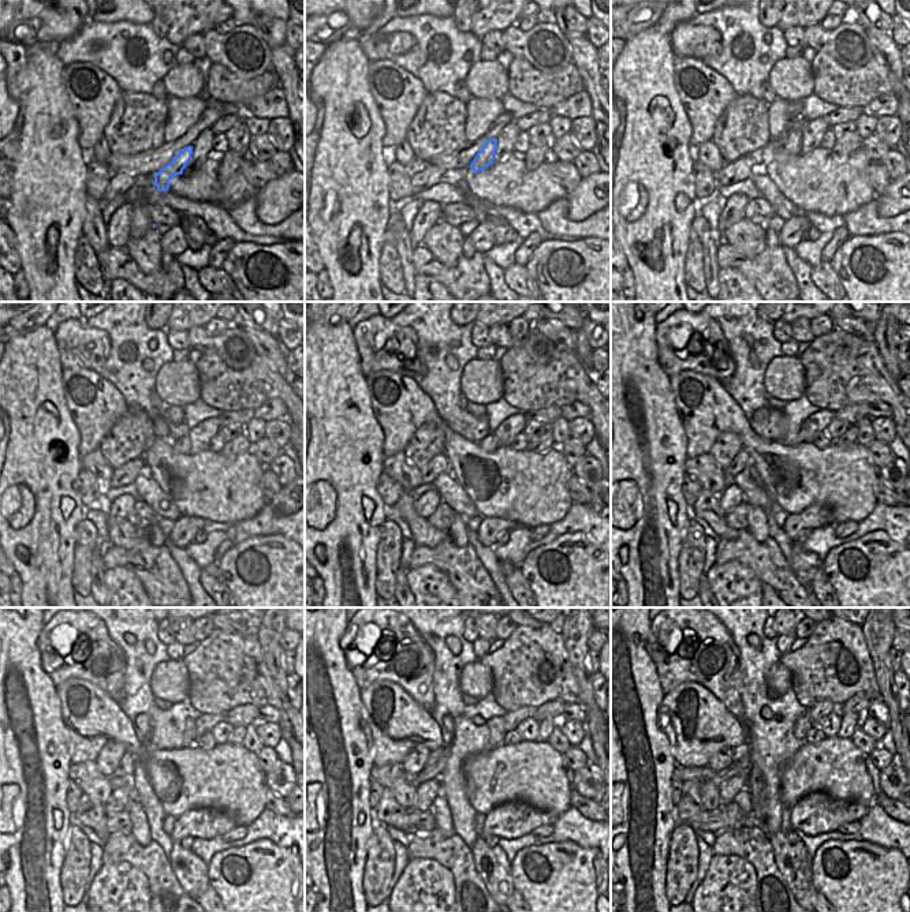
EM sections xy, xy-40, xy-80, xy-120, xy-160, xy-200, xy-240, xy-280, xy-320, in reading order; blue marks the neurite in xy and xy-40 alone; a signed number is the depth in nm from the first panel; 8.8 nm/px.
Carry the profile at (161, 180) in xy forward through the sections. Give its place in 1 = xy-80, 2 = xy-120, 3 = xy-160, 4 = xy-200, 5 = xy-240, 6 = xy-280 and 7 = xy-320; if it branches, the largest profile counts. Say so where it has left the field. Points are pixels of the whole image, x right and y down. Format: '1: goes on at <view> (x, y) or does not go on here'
1: goes on at xy-80 (791, 142)
2: goes on at xy-120 (183, 445)
3: goes on at xy-160 (489, 444)
4: goes on at xy-200 (800, 437)
5: goes on at xy-240 (190, 732)
6: goes on at xy-280 (496, 725)
7: goes on at xy-320 (804, 724)

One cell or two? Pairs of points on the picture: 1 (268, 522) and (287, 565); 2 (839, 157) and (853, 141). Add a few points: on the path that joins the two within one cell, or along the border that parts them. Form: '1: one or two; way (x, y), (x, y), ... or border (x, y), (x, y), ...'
1: two; border (290, 538), (282, 535), (253, 535), (242, 542)
2: one; way (840, 153), (849, 145)

